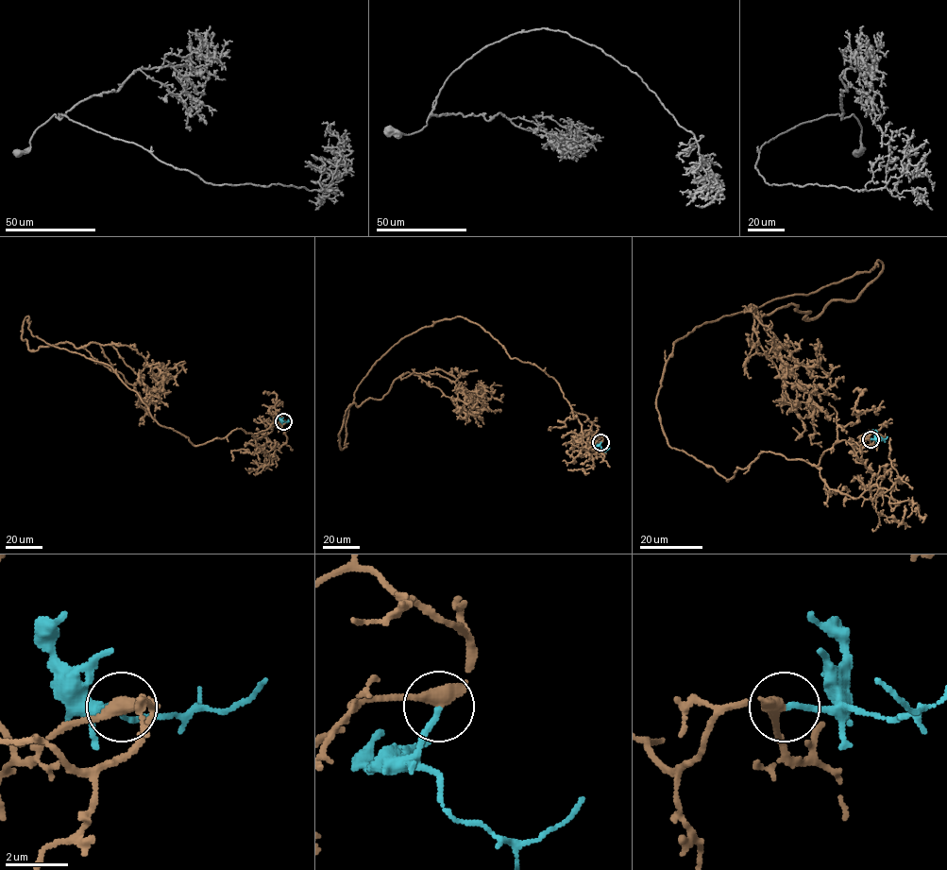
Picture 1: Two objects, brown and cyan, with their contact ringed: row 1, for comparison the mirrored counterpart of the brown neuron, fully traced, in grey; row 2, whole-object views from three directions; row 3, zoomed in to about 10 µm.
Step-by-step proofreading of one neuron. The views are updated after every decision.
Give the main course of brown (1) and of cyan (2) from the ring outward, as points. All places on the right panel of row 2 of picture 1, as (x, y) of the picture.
1: (870, 439), (728, 481), (669, 445), (678, 339), (878, 261), (752, 305), (825, 392), (807, 360)
2: (870, 439), (884, 439), (879, 435)

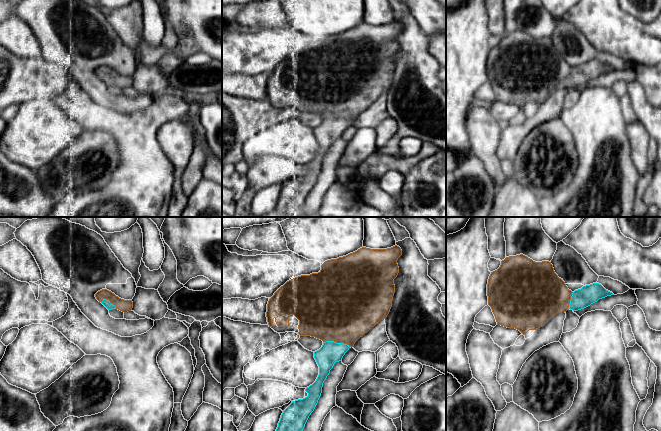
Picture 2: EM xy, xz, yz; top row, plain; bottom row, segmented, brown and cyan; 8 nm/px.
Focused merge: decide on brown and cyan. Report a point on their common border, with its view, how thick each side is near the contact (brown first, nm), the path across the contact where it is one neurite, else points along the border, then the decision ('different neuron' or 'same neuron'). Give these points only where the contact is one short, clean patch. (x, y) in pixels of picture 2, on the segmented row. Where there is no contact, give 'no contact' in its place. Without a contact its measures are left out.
xz (336, 342) | 480/180 nm | across xz (339, 311), (339, 332), (336, 342), (331, 352) | same neuron

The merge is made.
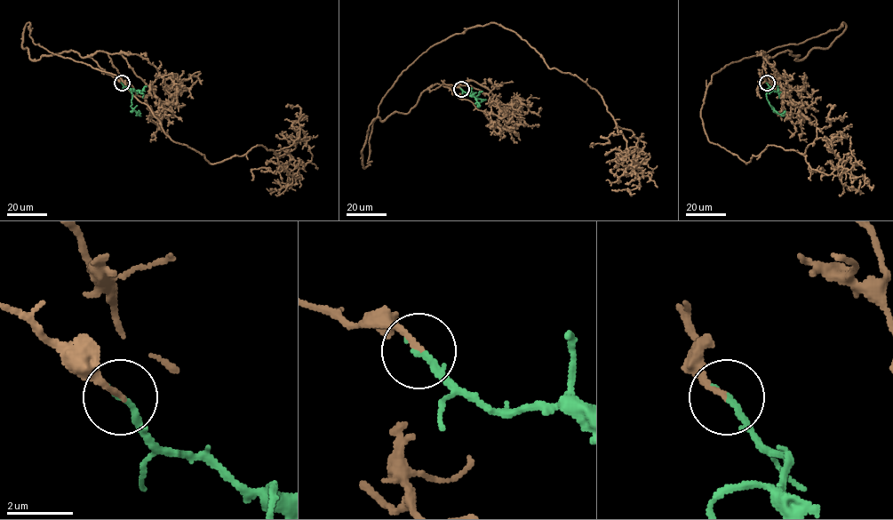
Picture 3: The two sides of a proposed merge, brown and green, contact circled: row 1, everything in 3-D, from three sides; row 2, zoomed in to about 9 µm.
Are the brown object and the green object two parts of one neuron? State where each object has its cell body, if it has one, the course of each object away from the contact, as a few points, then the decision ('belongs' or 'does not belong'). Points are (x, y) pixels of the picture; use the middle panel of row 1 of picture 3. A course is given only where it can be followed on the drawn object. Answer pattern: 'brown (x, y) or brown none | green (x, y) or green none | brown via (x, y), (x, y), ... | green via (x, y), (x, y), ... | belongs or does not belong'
brown none | green none | brown via (461, 89), (425, 90), (408, 113), (376, 117), (364, 168), (397, 76), (496, 23), (598, 92), (643, 172) | green via (461, 89), (468, 92), (472, 89), (470, 94), (478, 108) | belongs

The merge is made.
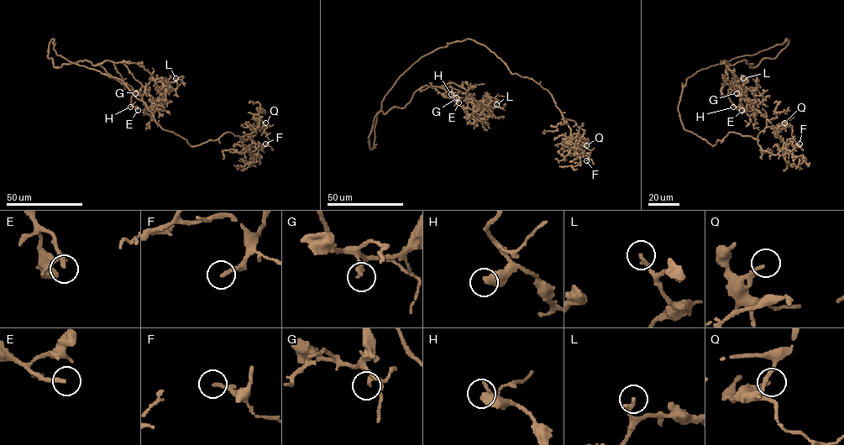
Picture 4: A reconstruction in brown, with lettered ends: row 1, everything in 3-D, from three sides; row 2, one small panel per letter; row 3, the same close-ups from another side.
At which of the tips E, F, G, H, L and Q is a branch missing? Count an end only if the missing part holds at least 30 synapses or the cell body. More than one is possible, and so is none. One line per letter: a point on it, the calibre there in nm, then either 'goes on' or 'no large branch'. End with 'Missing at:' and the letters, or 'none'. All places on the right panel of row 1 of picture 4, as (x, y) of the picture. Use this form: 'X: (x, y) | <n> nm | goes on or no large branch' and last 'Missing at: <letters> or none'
E: (741, 110) | 200 nm | no large branch
F: (799, 143) | 200 nm | goes on
G: (736, 93) | 190 nm | no large branch
H: (733, 107) | 500 nm | no large branch
L: (743, 78) | 220 nm | goes on
Q: (784, 123) | 180 nm | no large branch
Missing at: F, L

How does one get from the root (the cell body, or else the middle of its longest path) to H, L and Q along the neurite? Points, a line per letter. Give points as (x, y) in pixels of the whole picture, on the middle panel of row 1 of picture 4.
H: (399, 77), (382, 102), (370, 149), (379, 112), (404, 107), (430, 86), (451, 94)
L: (399, 77), (382, 102), (370, 149), (376, 114), (404, 107), (425, 86), (454, 83), (478, 102), (496, 104)
Q: (399, 77), (422, 57), (471, 39), (511, 74), (546, 89), (586, 145)

